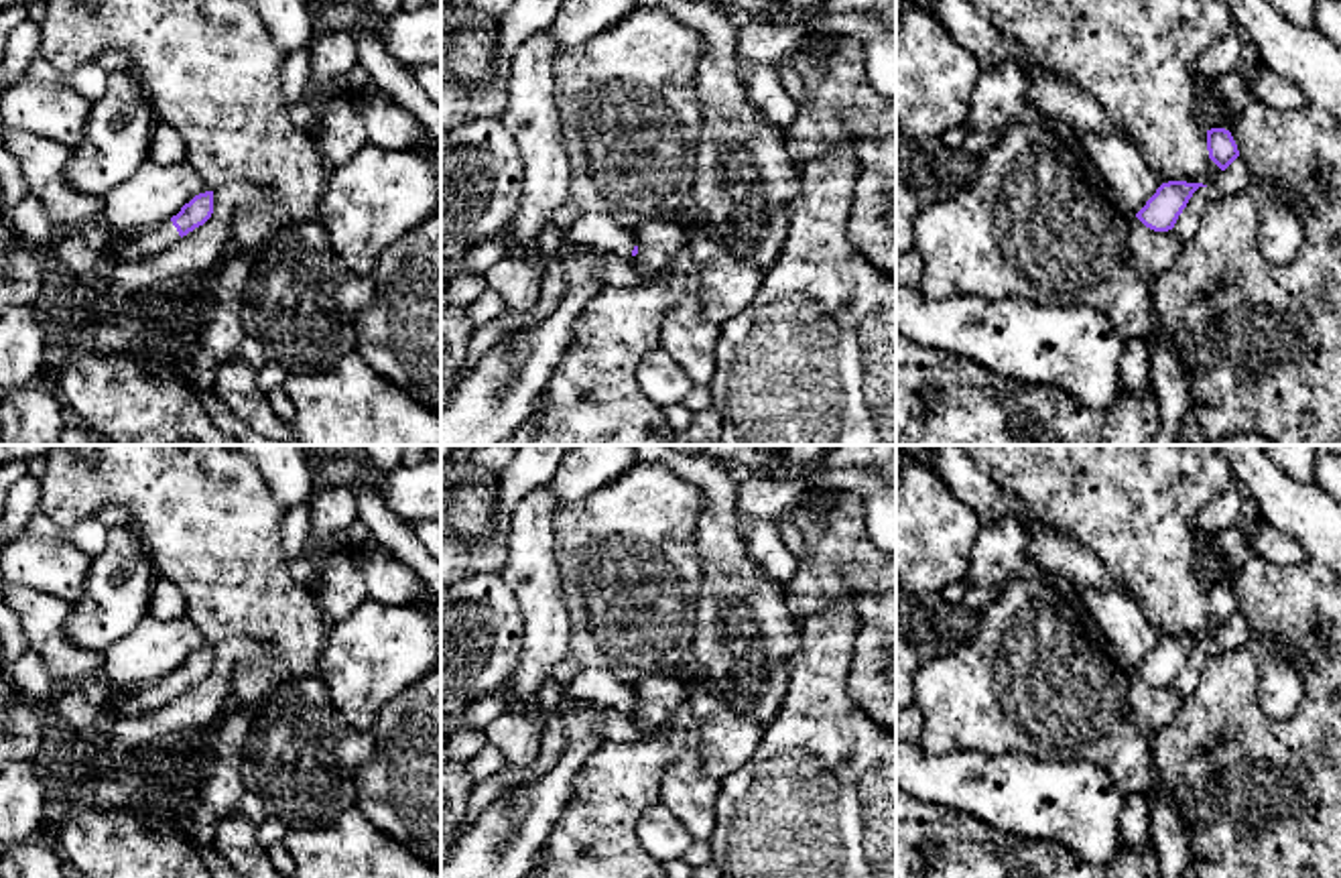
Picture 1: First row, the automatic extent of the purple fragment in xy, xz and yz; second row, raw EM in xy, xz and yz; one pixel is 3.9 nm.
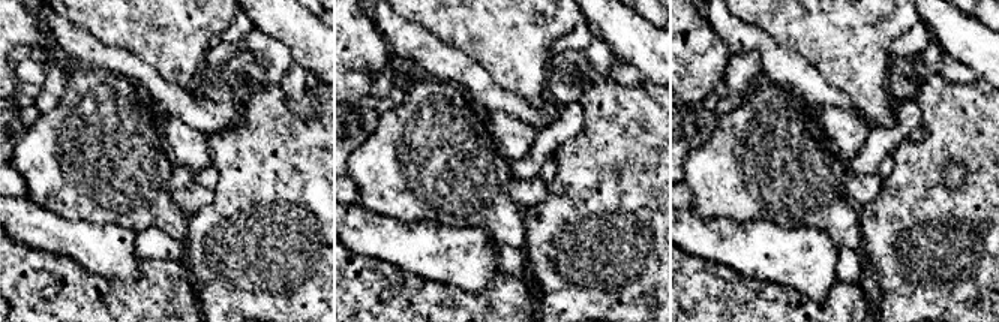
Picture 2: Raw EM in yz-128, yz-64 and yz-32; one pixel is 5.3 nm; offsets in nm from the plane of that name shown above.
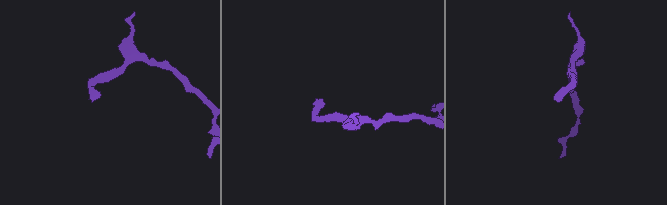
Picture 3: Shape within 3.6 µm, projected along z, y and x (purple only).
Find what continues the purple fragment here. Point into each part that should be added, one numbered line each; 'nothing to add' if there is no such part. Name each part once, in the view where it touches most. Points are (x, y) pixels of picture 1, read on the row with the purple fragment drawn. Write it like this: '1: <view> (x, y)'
1: xy (122, 248)

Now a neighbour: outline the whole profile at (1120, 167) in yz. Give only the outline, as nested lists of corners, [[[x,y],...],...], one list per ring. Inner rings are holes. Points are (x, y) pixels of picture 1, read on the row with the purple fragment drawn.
[[[1065,122],[1061,124],[1071,132],[1083,156],[1126,215],[1136,215],[1162,185],[1158,173],[1148,167],[1128,138],[1083,132]]]

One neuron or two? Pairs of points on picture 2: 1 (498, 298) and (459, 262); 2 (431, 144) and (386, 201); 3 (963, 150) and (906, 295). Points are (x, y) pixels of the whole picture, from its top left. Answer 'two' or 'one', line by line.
1: two
2: one
3: one

